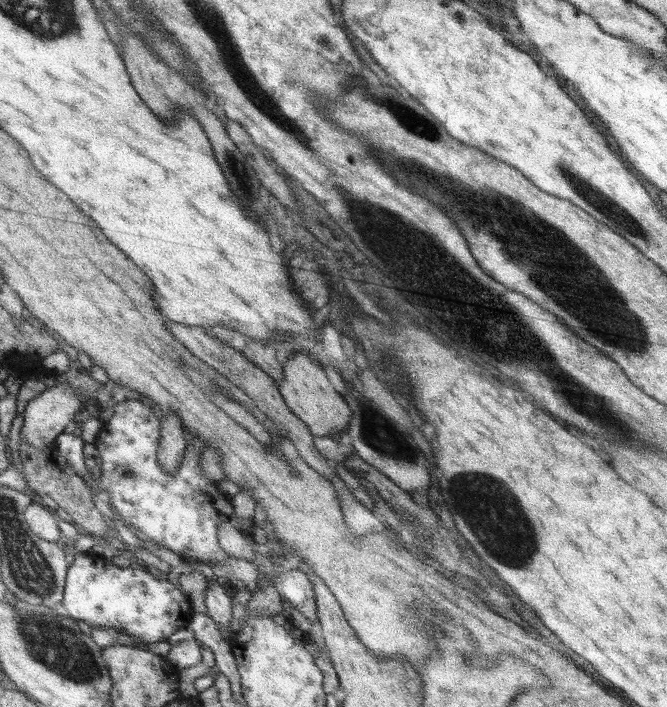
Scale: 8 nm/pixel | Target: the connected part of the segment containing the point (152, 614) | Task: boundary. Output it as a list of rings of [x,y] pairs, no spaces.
[[[77,551],[76,555],[72,557],[64,590],[64,600],[61,604],[68,611],[72,620],[84,620],[91,628],[116,631],[135,638],[142,637],[144,643],[152,645],[155,642],[168,639],[179,628],[189,626],[195,615],[188,595],[184,591],[176,589],[174,585],[175,583],[166,578],[154,578],[142,567],[133,565],[126,568],[118,567],[110,564],[106,558],[90,556]]]

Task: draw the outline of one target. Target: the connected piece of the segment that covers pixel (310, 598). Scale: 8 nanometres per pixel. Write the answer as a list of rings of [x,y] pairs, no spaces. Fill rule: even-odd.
[[[298,569],[280,573],[272,583],[272,586],[282,598],[288,600],[313,625],[318,625],[315,588],[304,570]]]

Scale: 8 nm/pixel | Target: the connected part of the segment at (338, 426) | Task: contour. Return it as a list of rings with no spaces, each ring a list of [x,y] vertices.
[[[292,353],[286,360],[281,359],[283,377],[276,380],[279,392],[289,406],[290,412],[304,422],[313,436],[326,437],[342,434],[347,437],[347,426],[352,420],[352,411],[341,394],[330,384],[324,369],[306,353]]]

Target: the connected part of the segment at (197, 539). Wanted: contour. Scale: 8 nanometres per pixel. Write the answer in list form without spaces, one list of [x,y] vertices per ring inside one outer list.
[[[138,400],[120,402],[114,406],[114,416],[108,422],[103,422],[100,433],[94,440],[94,446],[102,458],[102,486],[110,496],[110,504],[118,510],[123,518],[144,533],[146,537],[156,541],[159,545],[172,550],[187,559],[194,559],[210,565],[221,564],[222,574],[228,576],[238,586],[257,587],[262,584],[262,571],[247,559],[228,556],[217,542],[217,530],[220,523],[230,523],[238,532],[250,535],[252,526],[242,526],[237,518],[231,501],[226,498],[216,482],[206,479],[200,466],[202,453],[196,446],[187,445],[182,463],[174,474],[167,474],[158,467],[159,420],[150,406]]]

